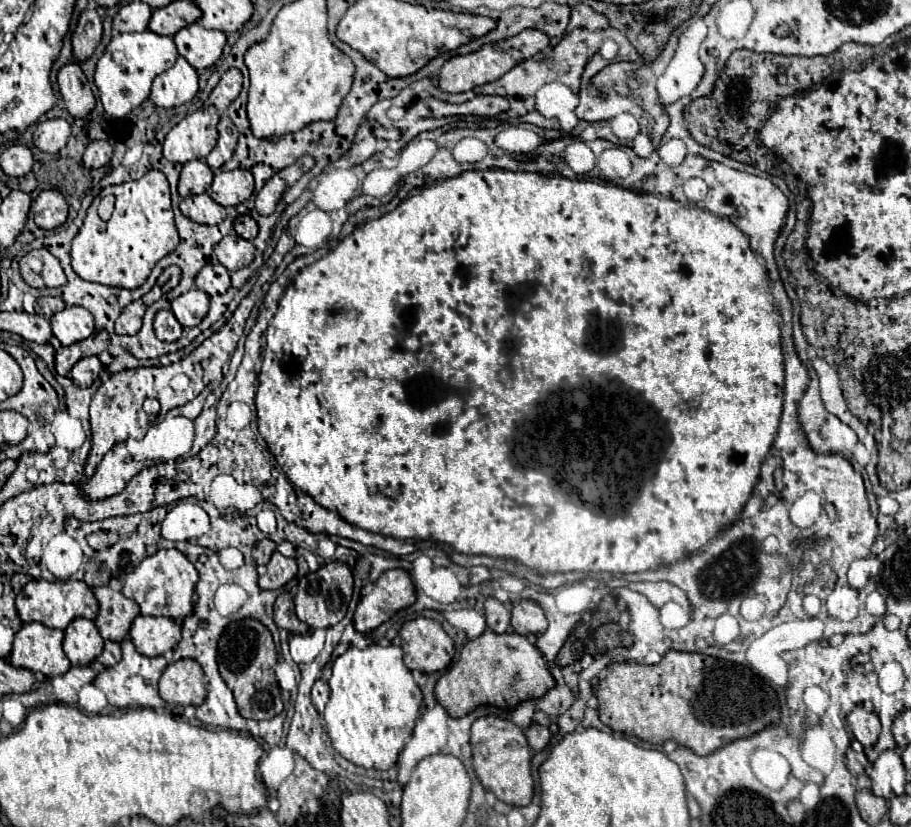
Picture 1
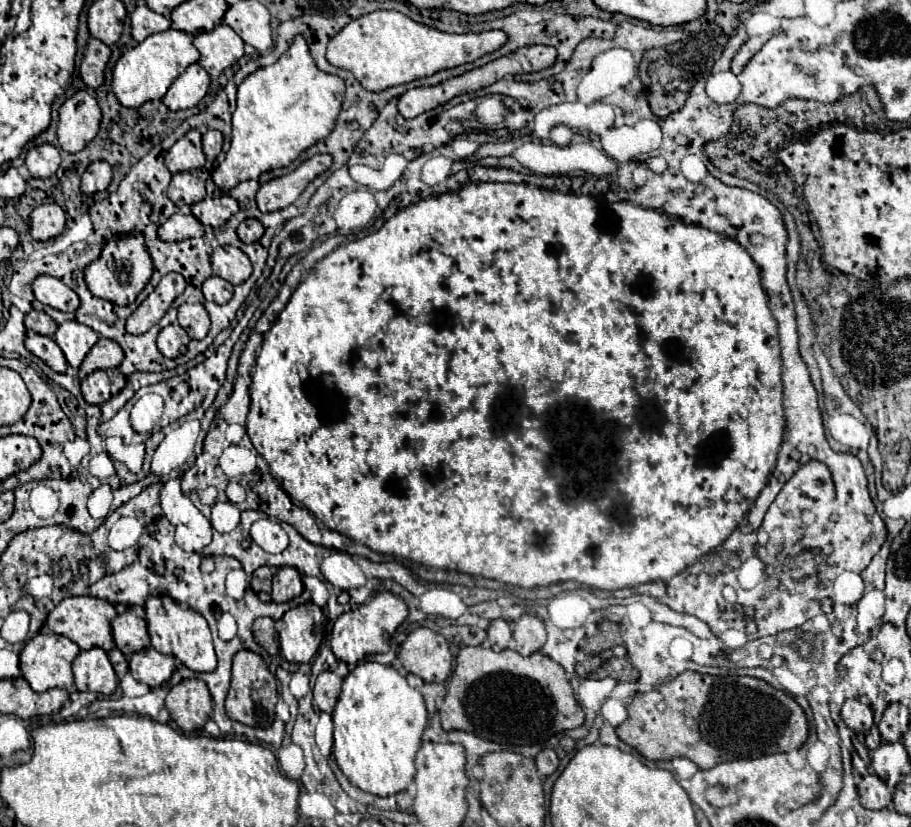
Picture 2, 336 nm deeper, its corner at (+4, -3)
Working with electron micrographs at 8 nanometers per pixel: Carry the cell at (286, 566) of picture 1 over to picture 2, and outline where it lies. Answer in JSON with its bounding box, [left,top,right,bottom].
[271,568,303,602]

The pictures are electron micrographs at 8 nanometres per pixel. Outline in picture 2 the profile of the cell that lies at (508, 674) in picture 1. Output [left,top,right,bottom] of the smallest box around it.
[439,646,585,746]

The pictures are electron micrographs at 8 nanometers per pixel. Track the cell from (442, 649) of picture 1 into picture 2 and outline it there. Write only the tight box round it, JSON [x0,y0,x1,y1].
[399,628,453,682]

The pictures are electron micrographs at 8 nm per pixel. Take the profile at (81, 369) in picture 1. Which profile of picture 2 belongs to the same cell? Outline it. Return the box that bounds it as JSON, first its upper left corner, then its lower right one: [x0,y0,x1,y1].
[81,370,111,404]

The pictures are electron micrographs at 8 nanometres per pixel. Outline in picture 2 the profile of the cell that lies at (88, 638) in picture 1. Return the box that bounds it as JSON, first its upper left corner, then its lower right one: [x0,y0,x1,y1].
[73,646,117,694]

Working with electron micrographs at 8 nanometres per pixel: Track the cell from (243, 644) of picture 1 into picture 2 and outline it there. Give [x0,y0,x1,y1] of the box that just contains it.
[225,650,279,726]

